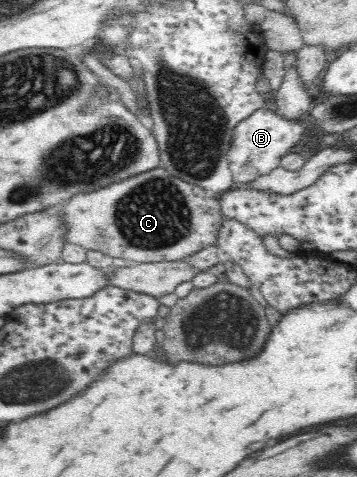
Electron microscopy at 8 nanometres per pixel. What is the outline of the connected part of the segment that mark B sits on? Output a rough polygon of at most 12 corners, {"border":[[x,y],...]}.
{"border":[[256,109],[227,153],[238,186],[271,173],[302,140],[302,121]]}

